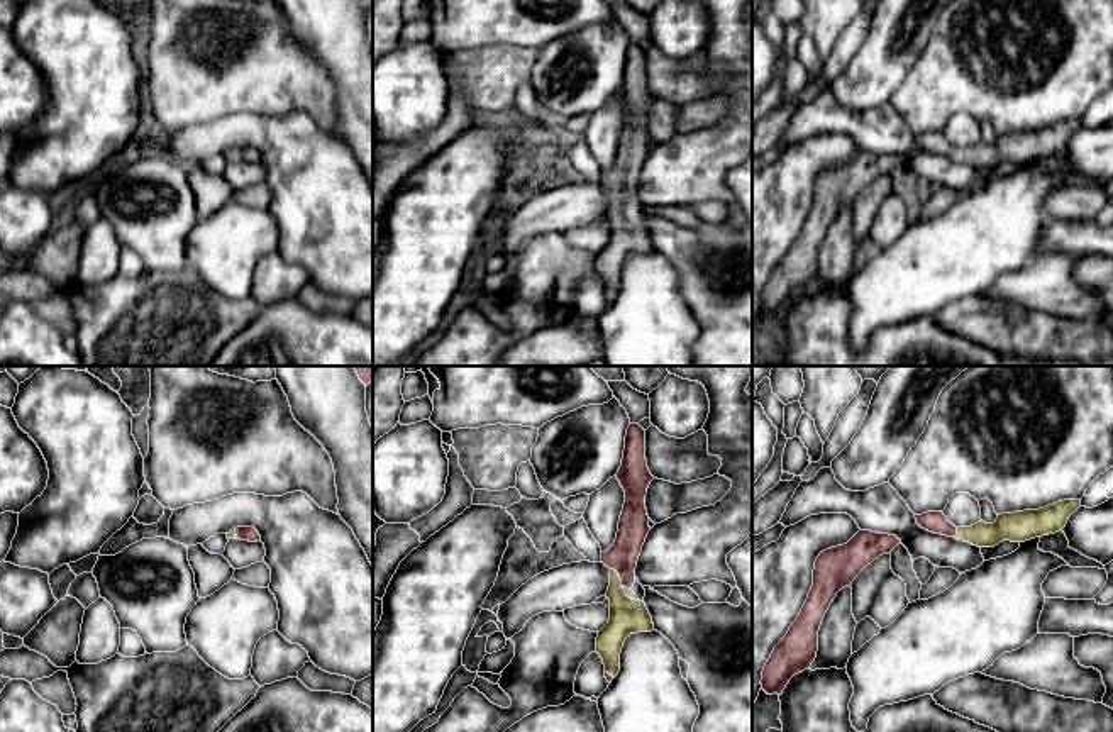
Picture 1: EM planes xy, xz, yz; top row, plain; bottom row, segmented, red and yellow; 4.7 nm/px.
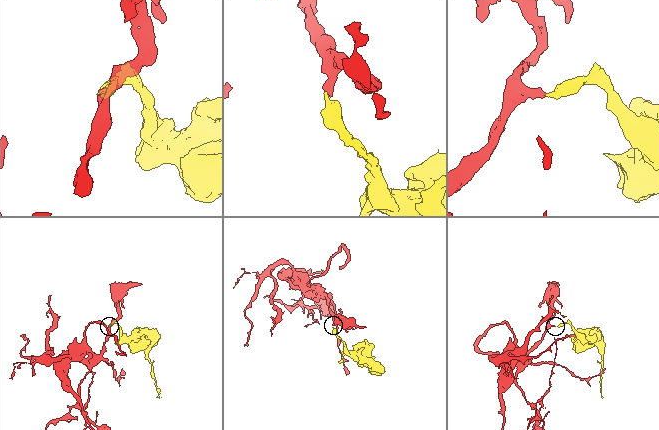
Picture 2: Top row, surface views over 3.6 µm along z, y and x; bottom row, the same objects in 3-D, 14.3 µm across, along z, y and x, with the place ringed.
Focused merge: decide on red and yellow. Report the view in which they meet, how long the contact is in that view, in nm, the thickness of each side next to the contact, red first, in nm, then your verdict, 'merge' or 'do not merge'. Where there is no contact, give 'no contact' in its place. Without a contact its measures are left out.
contact in xz; length 100 nm; calibres 150 and 170 nm; merge

